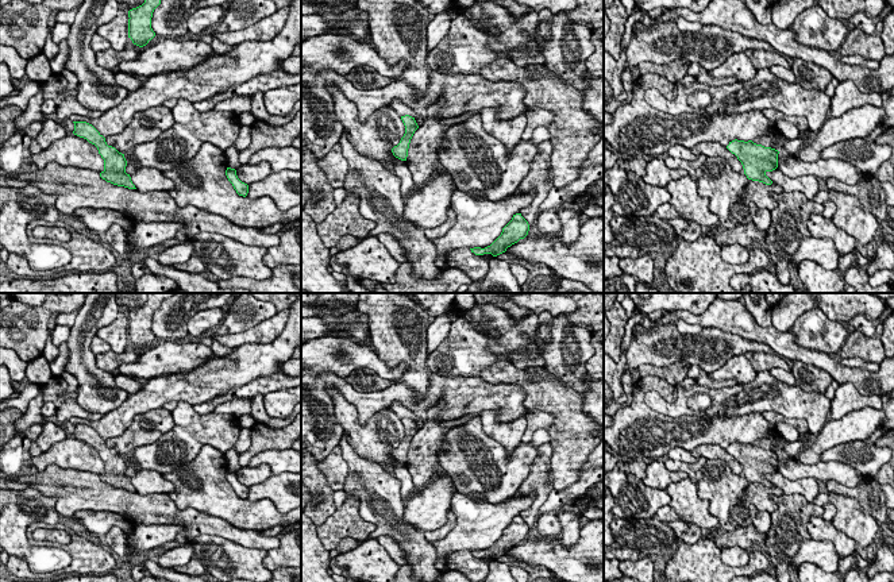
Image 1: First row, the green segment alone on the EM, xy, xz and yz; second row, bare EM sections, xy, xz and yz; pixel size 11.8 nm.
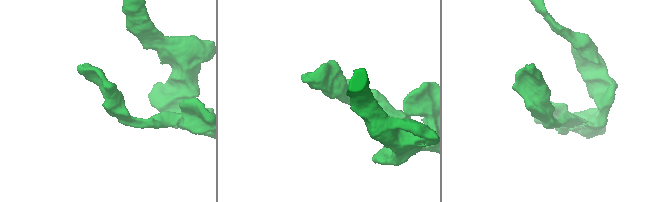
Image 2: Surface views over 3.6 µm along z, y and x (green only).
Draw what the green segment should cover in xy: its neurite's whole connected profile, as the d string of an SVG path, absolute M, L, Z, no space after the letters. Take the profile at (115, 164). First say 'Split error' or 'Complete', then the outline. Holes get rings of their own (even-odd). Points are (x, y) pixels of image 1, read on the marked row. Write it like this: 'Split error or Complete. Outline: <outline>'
Complete. Outline: M86 122L73 123L73 134L95 144L104 159L104 170L100 173L100 177L113 185L136 189L130 174L126 173L127 161L124 154L119 153L115 147L108 146L105 138L92 124Z

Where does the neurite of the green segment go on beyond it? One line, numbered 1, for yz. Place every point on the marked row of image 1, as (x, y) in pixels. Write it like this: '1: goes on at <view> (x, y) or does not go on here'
1: does not go on here

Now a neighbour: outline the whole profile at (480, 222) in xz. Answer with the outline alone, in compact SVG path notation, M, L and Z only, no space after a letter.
M456 189L451 197L456 221L444 236L432 239L438 253L436 266L448 269L447 258L455 248L490 246L512 217L531 205L533 197L535 190L524 194L515 192L510 197L493 203L479 192Z

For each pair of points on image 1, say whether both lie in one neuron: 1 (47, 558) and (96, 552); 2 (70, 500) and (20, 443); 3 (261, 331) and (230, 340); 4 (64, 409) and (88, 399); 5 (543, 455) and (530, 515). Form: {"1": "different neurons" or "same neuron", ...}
{"1": "different neurons", "2": "different neurons", "3": "same neuron", "4": "different neurons", "5": "same neuron"}

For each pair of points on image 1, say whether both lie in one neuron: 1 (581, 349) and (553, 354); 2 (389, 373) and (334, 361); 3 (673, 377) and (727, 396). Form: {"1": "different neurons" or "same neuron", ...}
{"1": "same neuron", "2": "same neuron", "3": "different neurons"}

